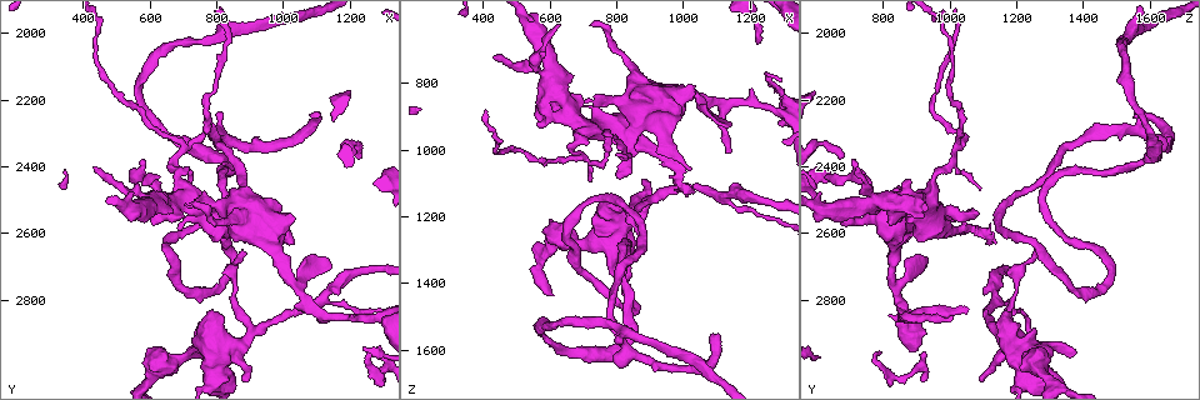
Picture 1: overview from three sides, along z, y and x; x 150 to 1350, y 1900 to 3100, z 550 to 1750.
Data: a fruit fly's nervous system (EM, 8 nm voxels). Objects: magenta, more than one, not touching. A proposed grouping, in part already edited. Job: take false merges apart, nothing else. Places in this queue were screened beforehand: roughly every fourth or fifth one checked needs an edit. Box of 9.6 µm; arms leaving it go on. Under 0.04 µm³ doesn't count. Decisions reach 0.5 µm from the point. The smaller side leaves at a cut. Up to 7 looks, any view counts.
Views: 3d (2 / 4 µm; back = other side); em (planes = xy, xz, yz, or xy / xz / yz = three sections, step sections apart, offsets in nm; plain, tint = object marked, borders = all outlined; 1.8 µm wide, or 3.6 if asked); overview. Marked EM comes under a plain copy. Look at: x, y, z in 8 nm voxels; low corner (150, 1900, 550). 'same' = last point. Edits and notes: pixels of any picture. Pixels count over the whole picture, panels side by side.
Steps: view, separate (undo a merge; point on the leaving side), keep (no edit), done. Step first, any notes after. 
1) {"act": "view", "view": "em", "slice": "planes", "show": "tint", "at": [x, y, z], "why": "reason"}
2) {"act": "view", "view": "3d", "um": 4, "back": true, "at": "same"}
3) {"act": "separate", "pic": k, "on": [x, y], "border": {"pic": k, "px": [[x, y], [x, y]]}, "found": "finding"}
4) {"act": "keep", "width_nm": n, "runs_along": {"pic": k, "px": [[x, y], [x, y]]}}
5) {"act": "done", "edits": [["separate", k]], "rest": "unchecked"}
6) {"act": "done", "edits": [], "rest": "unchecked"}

{"act": "view", "view": "em", "slice": "xy", "step": 16, "show": "tint", "at": [1300, 2850, 890], "why": "calibre changes"}

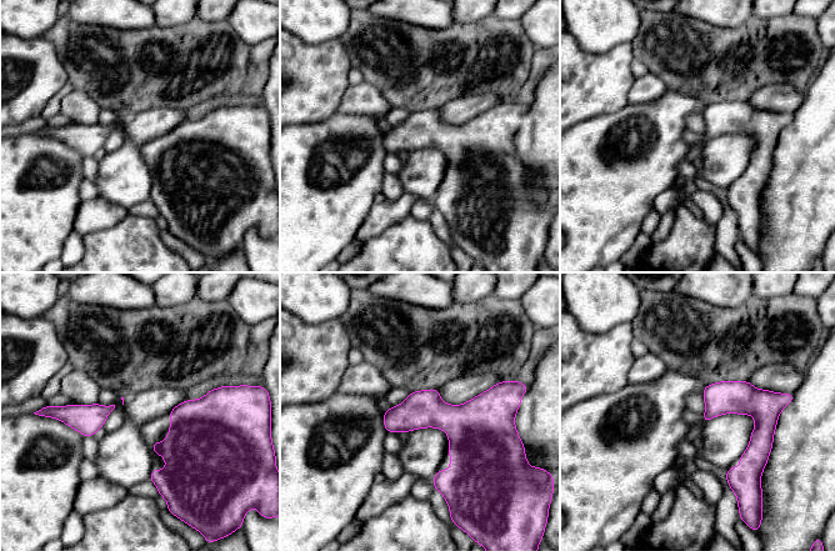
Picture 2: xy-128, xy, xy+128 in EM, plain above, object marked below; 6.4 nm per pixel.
{"act": "view", "view": "em", "slice": "planes", "show": "tint", "at": "same", "why": "cut it another way"}

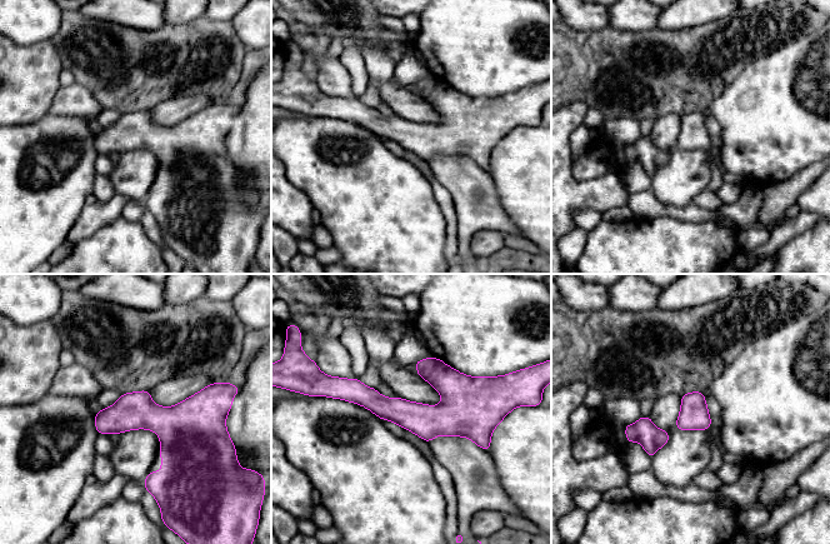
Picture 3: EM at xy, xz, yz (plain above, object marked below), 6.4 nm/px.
{"act": "keep", "runs_along": {"pic": 3, "px": [[339, 395], [406, 414], [486, 408]]}, "found": "one cell here"}

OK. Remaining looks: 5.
{"act": "view", "view": "em", "slice": "xy", "step": 16, "show": "tint", "at": [740, 2770, 1380], "why": "closes a loop"}

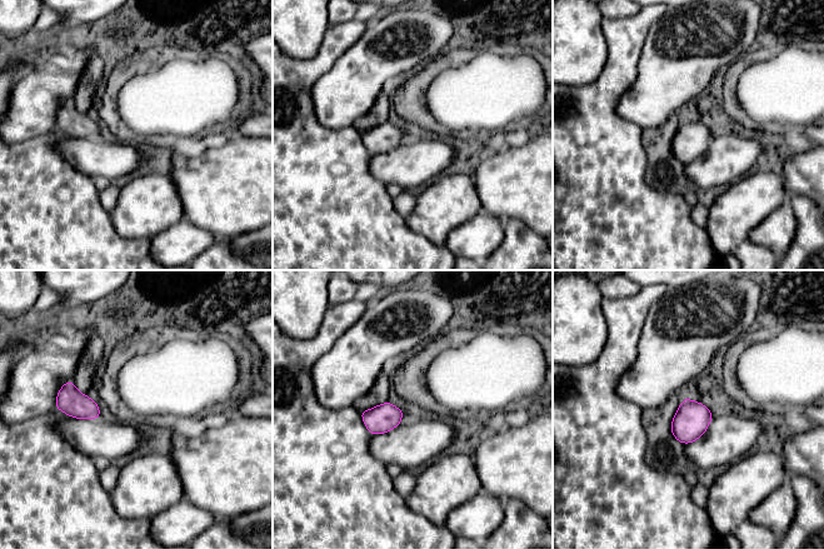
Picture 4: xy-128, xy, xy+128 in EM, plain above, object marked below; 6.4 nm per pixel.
{"act": "view", "view": "em", "slice": "planes", "show": "borders", "at": "same", "why": "cut it another way"}

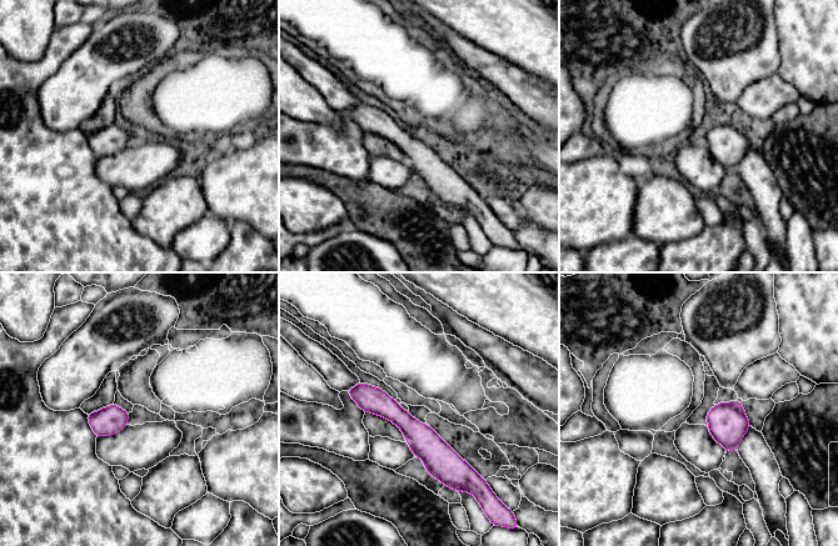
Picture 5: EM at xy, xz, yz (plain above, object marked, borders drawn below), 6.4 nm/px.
{"act": "keep", "found": "continuous, no second cell"}

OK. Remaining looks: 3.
{"act": "view", "view": "3d", "um": 2, "at": [820, 2330, 1630], "why": "abrupt turn"}

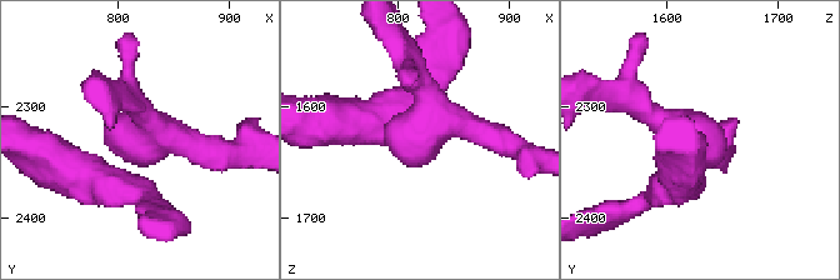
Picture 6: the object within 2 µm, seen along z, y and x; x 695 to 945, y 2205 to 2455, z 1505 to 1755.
{"act": "view", "view": "em", "slice": "xy", "step": 4, "show": "tint", "at": [812, 2328, 1626]}

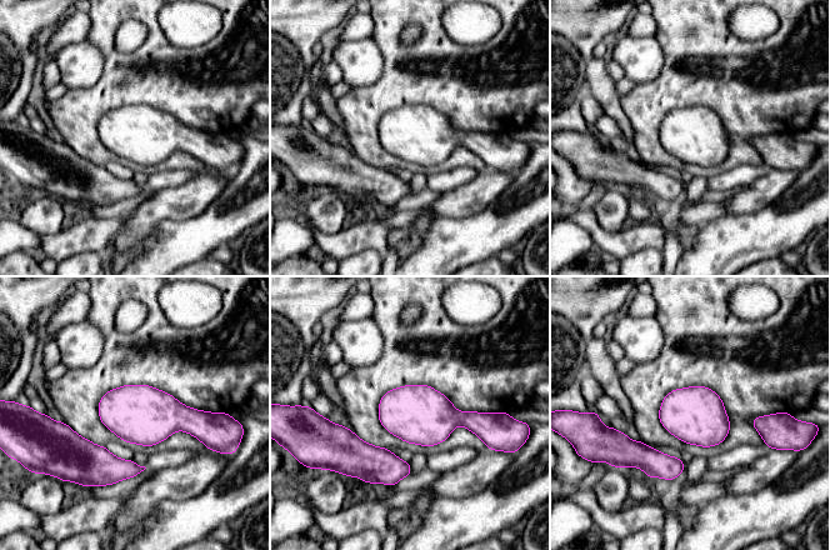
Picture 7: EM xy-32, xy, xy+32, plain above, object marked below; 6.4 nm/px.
{"act": "view", "view": "em", "slice": "planes", "show": "tint", "at": "same", "why": "another direction"}

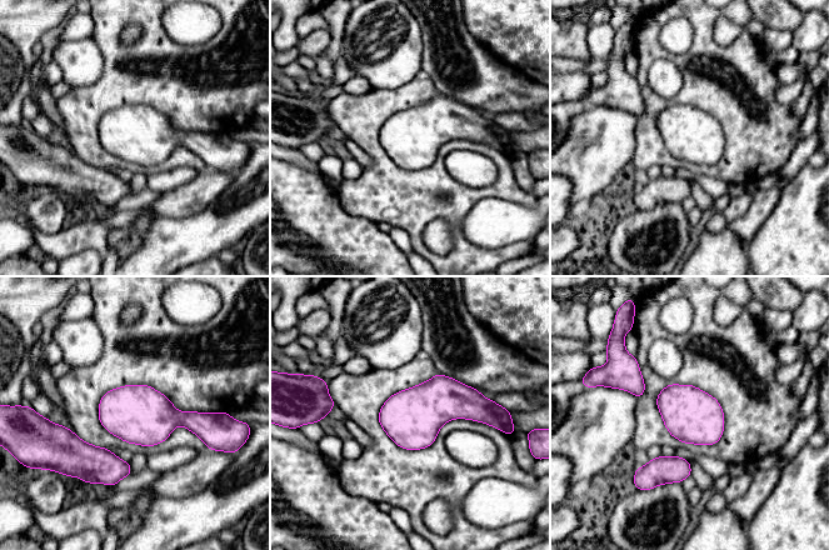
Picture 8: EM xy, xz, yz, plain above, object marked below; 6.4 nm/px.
{"act": "keep", "found": "continuous, no second cell"}

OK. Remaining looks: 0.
{"act": "done", "edits": [], "rest": "unchecked"}

